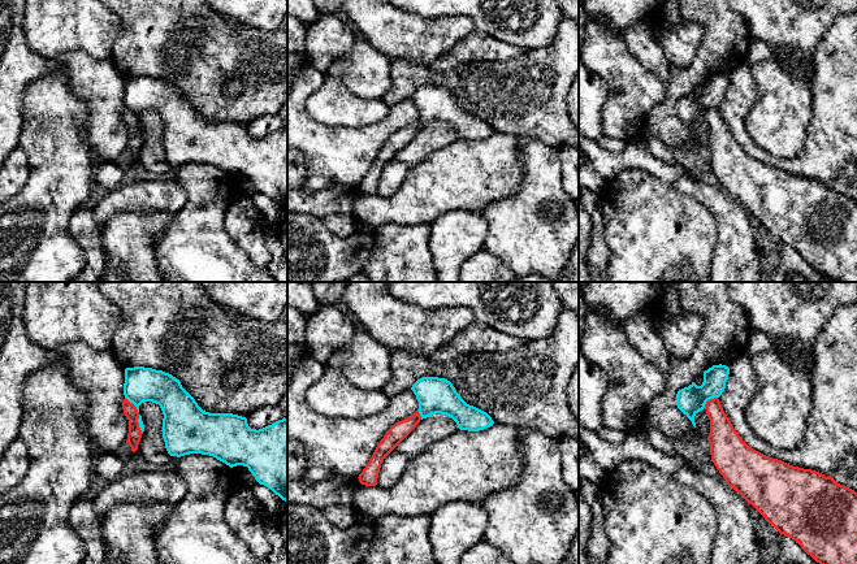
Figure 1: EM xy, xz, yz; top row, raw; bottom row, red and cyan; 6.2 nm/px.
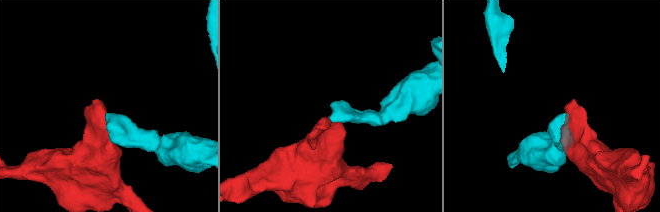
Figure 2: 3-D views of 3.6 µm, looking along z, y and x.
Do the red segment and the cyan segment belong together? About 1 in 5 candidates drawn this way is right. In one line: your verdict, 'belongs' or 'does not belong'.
does not belong

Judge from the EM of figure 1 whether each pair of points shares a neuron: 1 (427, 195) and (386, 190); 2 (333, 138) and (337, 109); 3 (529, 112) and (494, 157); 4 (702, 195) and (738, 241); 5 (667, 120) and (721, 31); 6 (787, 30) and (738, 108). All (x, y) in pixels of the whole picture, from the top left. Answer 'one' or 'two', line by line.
1: two
2: two
3: two
4: one
5: one
6: two

